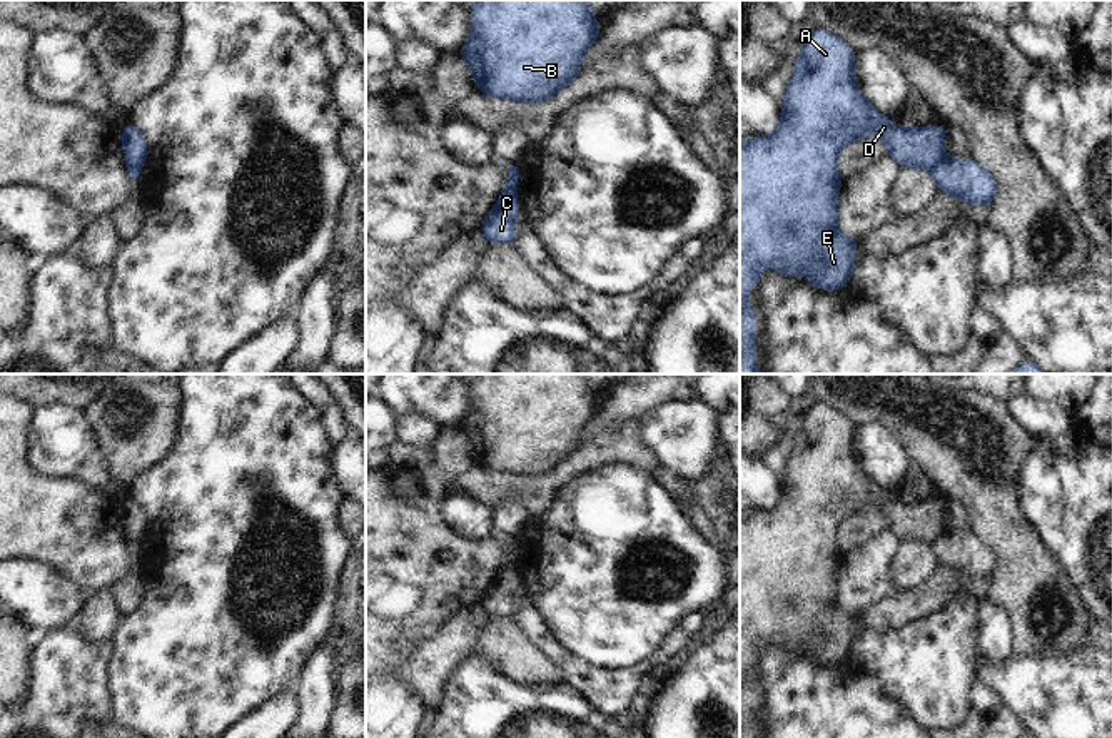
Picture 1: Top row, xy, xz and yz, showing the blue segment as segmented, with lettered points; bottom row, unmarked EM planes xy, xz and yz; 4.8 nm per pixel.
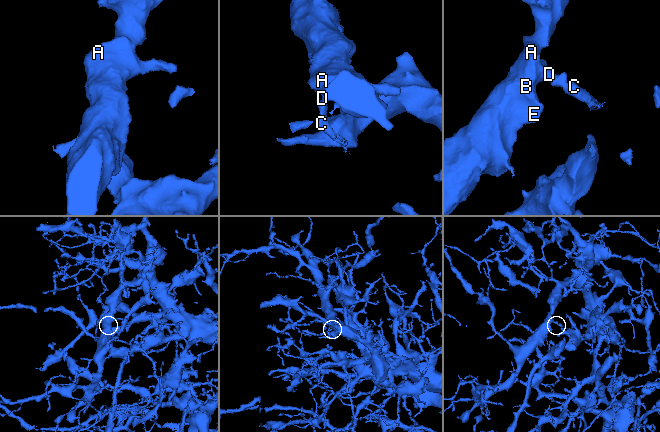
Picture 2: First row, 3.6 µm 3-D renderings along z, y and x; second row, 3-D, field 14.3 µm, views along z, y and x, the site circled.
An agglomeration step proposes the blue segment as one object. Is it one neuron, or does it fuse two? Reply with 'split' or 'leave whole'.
split

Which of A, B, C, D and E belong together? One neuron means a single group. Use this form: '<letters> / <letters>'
A B D E / C

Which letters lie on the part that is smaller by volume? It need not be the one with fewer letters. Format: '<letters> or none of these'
C

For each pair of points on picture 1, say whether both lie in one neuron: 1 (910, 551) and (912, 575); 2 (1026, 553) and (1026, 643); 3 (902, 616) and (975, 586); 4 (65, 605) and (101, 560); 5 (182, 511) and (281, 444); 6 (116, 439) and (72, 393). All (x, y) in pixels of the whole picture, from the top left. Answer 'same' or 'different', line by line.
1: same
2: same
3: same
4: different
5: same
6: different

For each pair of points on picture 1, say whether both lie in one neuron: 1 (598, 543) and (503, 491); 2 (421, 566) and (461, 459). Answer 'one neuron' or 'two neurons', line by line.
1: two neurons
2: one neuron

